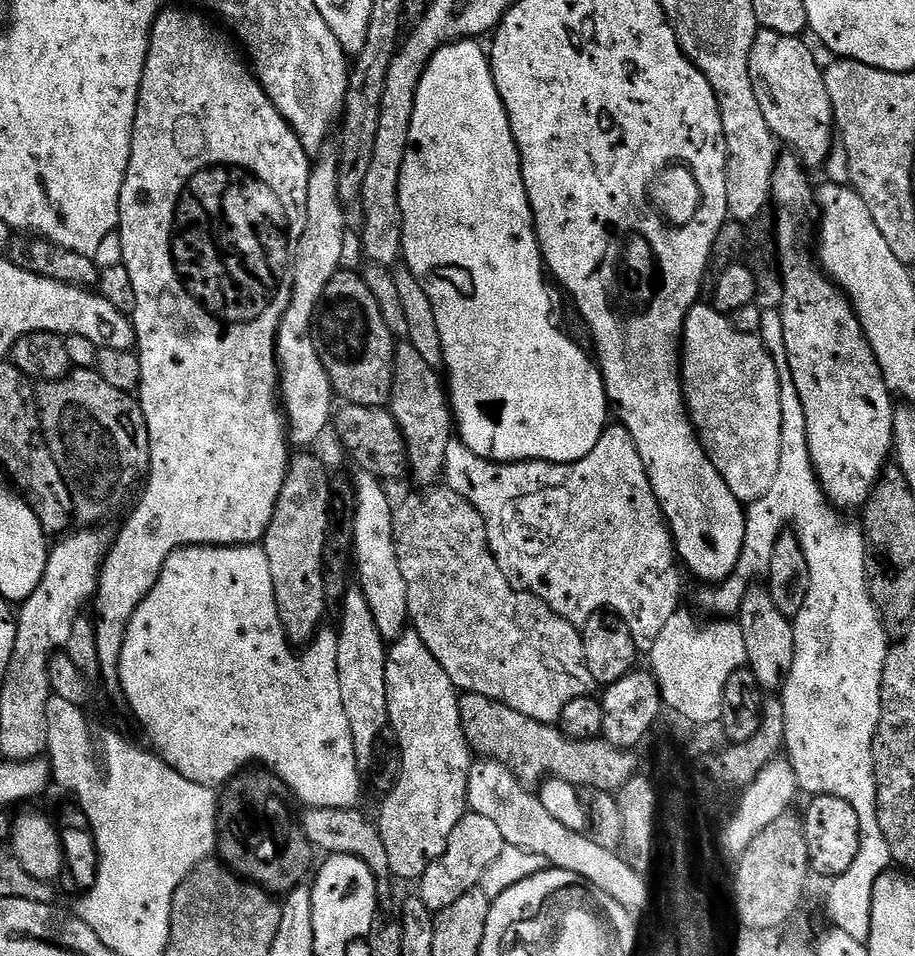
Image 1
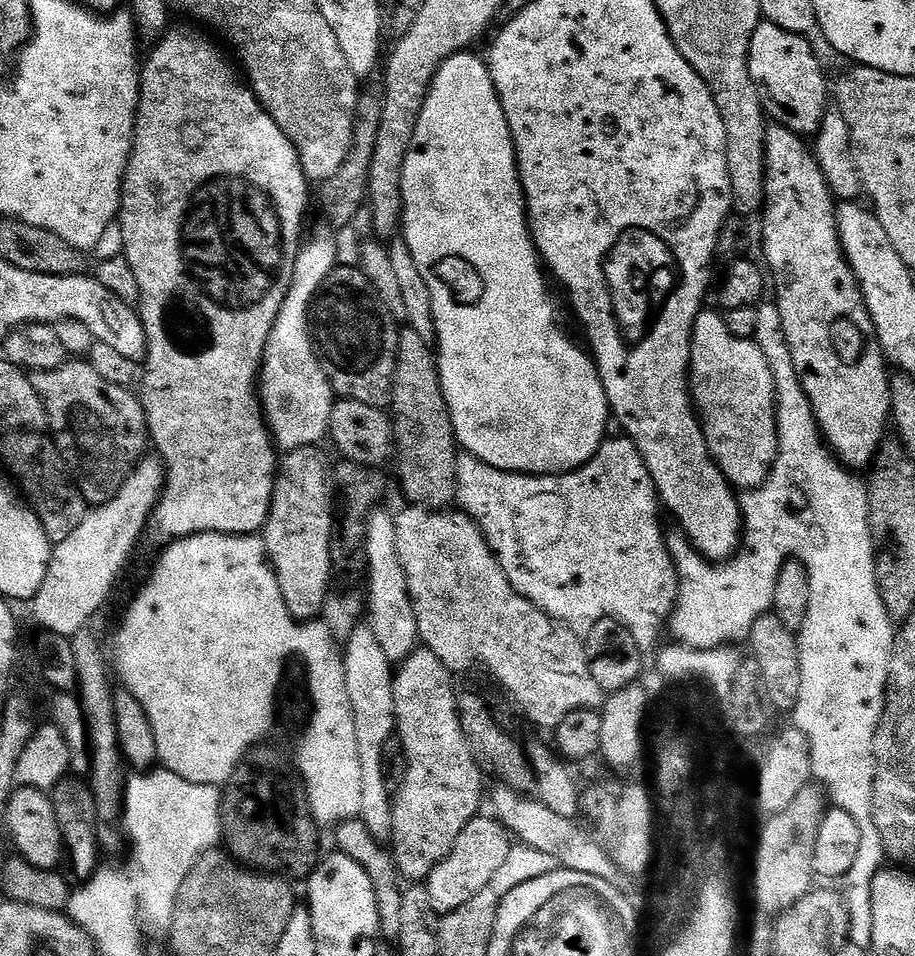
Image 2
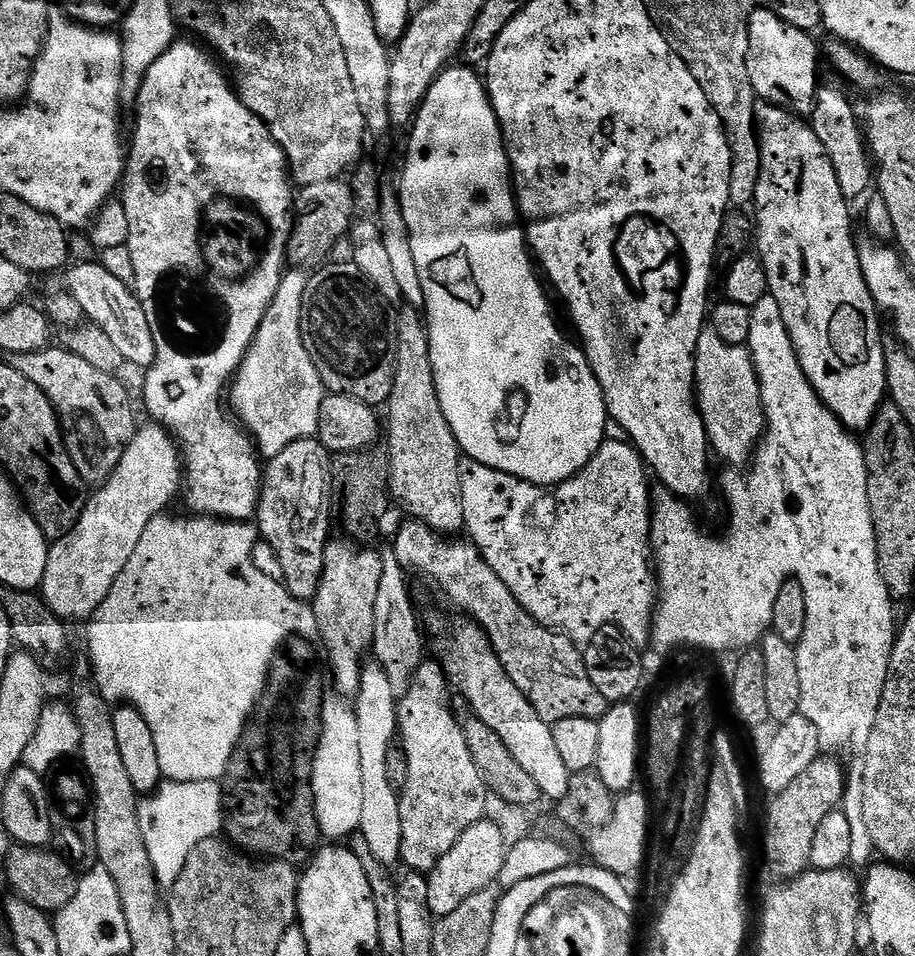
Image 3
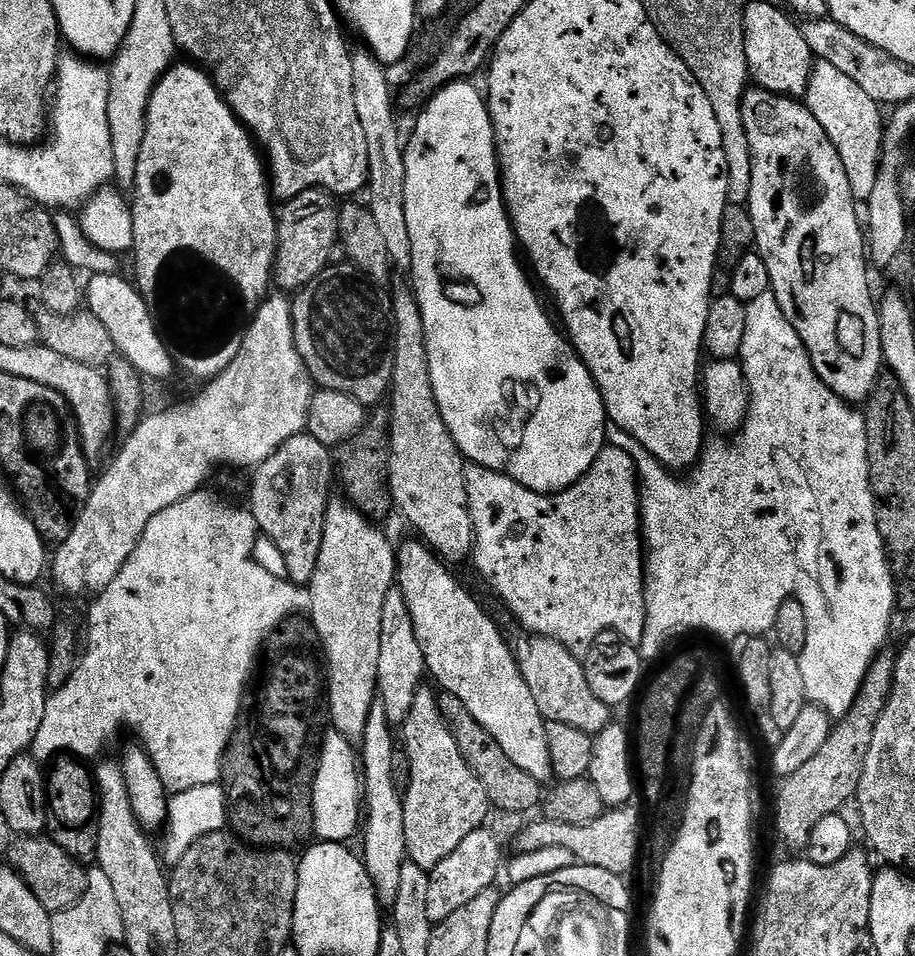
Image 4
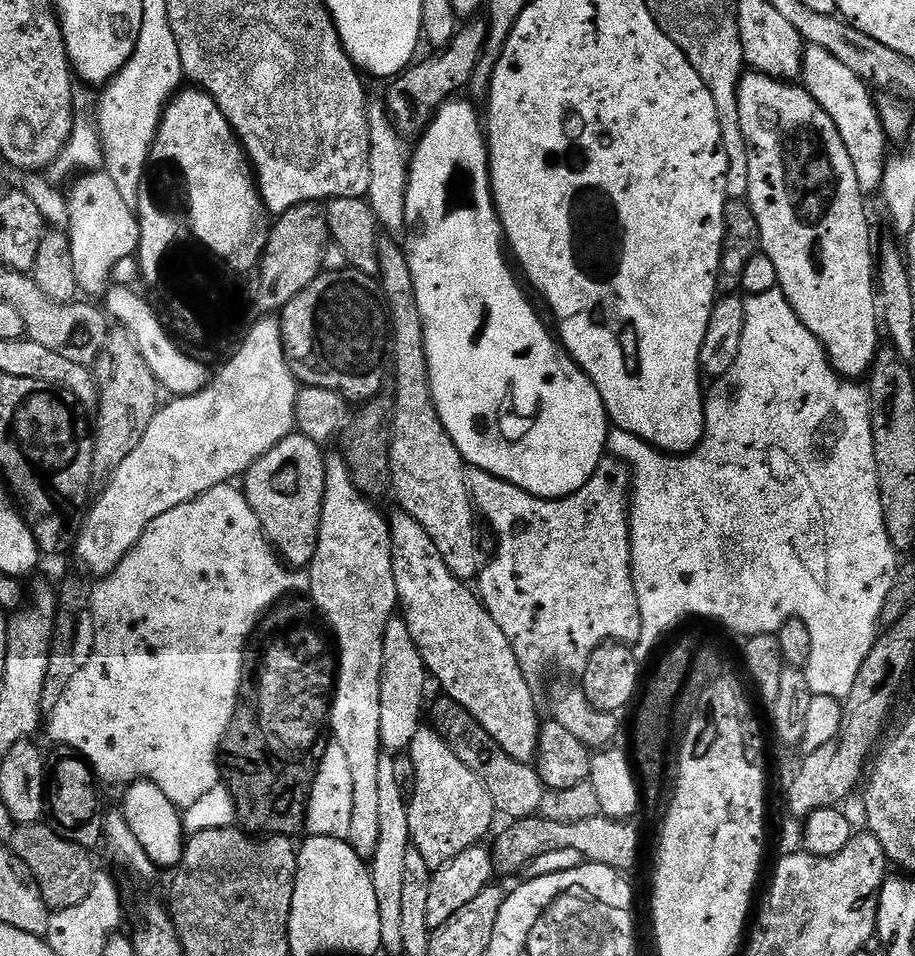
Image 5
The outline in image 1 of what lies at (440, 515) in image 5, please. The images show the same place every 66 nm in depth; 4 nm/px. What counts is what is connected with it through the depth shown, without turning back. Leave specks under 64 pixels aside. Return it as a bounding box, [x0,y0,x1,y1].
[390,342,454,489]

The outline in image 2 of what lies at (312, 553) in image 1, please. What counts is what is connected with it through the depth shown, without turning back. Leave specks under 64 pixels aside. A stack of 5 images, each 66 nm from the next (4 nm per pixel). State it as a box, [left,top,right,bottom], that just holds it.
[262,447,334,622]

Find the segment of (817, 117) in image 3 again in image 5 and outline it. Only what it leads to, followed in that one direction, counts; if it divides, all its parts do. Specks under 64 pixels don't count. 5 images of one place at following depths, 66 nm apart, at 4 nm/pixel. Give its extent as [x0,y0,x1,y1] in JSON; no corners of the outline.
[800,45,888,195]

